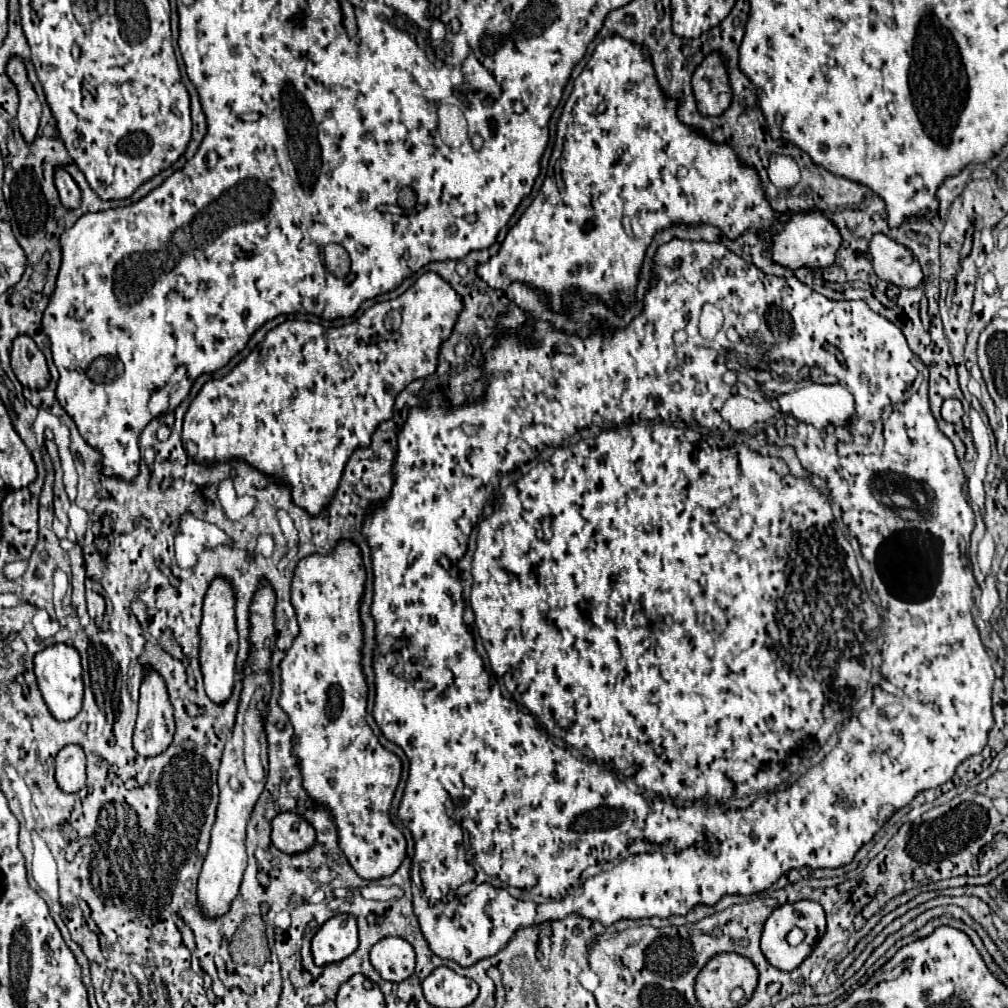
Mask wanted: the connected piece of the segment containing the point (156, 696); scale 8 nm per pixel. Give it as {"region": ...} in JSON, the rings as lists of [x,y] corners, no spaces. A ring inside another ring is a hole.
{"region":[[[146,667],[146,677],[140,685],[140,701],[138,701],[138,719],[134,729],[134,749],[144,757],[160,755],[174,737],[174,707],[170,705],[170,695],[166,693],[166,681],[154,667]]]}

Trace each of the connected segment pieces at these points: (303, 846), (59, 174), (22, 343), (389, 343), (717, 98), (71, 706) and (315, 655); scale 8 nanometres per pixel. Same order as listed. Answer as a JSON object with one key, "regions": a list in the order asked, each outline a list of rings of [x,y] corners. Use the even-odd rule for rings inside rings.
{"regions":[[[[280,813],[272,821],[272,843],[284,853],[300,853],[314,845],[314,827],[298,813]]],[[[62,165],[56,169],[56,179],[54,185],[58,189],[60,201],[66,209],[78,209],[82,203],[82,191],[76,185],[76,181],[70,177],[70,173],[66,169],[62,169]]],[[[20,335],[14,339],[10,357],[12,357],[12,371],[24,387],[44,389],[48,385],[50,371],[46,365],[46,357],[28,335]]],[[[426,271],[424,275],[418,277],[416,285],[412,285],[406,293],[402,293],[398,299],[392,299],[392,301],[382,301],[382,303],[376,303],[372,305],[370,309],[366,309],[356,321],[344,325],[344,327],[322,327],[318,323],[308,323],[308,321],[286,321],[282,325],[278,325],[276,329],[272,329],[264,341],[242,361],[238,363],[228,375],[220,377],[220,379],[210,379],[208,383],[204,383],[204,387],[200,389],[200,393],[196,395],[196,399],[190,403],[186,415],[184,415],[184,431],[182,431],[182,441],[194,441],[198,445],[198,453],[196,453],[196,461],[204,463],[204,465],[210,465],[214,461],[228,461],[232,457],[238,457],[238,459],[244,459],[246,463],[254,465],[258,471],[262,473],[268,473],[274,481],[282,481],[286,485],[292,487],[292,499],[296,505],[304,507],[308,513],[312,515],[318,515],[330,501],[330,497],[334,495],[336,487],[338,487],[338,481],[342,477],[342,471],[344,471],[344,465],[348,461],[348,457],[352,455],[352,451],[356,447],[366,447],[370,445],[370,437],[374,435],[374,431],[378,429],[378,425],[382,421],[388,421],[394,413],[392,413],[392,407],[394,407],[394,399],[398,397],[398,393],[410,385],[410,381],[416,381],[416,379],[422,379],[422,377],[428,377],[430,373],[434,373],[436,369],[436,363],[438,363],[438,349],[440,349],[440,343],[444,339],[448,339],[448,335],[452,333],[452,325],[458,317],[462,309],[462,301],[460,297],[456,295],[456,291],[444,281],[440,279],[436,273],[432,271]]],[[[710,53],[698,65],[692,77],[694,97],[702,115],[722,115],[732,103],[730,77],[726,73],[726,57]]],[[[54,643],[34,657],[34,673],[38,677],[38,687],[42,691],[42,697],[50,709],[50,713],[58,721],[72,719],[82,709],[82,697],[84,697],[84,681],[82,681],[82,667],[80,667],[80,655],[72,645],[66,643]]],[[[340,539],[330,555],[308,555],[298,561],[291,583],[291,603],[294,605],[300,633],[288,649],[282,667],[280,707],[288,713],[294,725],[294,755],[300,759],[304,789],[320,805],[328,807],[338,827],[338,845],[350,865],[362,879],[380,879],[392,875],[404,855],[406,839],[388,817],[390,801],[400,781],[400,759],[386,751],[366,723],[368,685],[362,673],[364,629],[360,621],[360,601],[364,597],[366,571],[362,565],[360,547],[350,539]]]]}

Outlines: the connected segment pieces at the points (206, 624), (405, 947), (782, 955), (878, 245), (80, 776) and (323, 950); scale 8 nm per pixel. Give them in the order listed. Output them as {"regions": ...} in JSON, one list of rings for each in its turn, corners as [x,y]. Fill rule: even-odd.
{"regions":[[[[214,577],[212,585],[204,597],[204,617],[200,625],[200,667],[204,673],[204,687],[212,701],[224,703],[234,687],[234,663],[238,651],[238,631],[236,631],[236,597],[234,587],[228,577]]],[[[386,937],[370,949],[374,969],[392,983],[406,981],[414,973],[414,949],[402,937]]],[[[796,901],[796,903],[786,903],[778,909],[772,911],[772,915],[766,919],[764,923],[764,931],[762,931],[762,953],[764,957],[768,957],[768,961],[776,967],[776,969],[782,969],[782,971],[792,971],[796,969],[808,955],[810,951],[814,949],[814,945],[820,941],[820,937],[824,935],[826,931],[826,917],[824,917],[824,909],[820,907],[820,903],[816,901]],[[792,927],[800,927],[804,931],[804,941],[798,945],[798,947],[790,947],[786,943],[786,931],[790,931]]],[[[876,233],[872,237],[870,255],[874,271],[880,279],[908,289],[918,287],[922,283],[922,271],[914,253],[910,253],[910,249],[898,245],[884,233]]],[[[66,745],[56,757],[56,781],[62,791],[74,793],[86,785],[86,753],[80,745]]],[[[336,915],[326,921],[312,939],[312,955],[318,967],[338,963],[352,955],[358,947],[356,919],[352,915]]]]}

